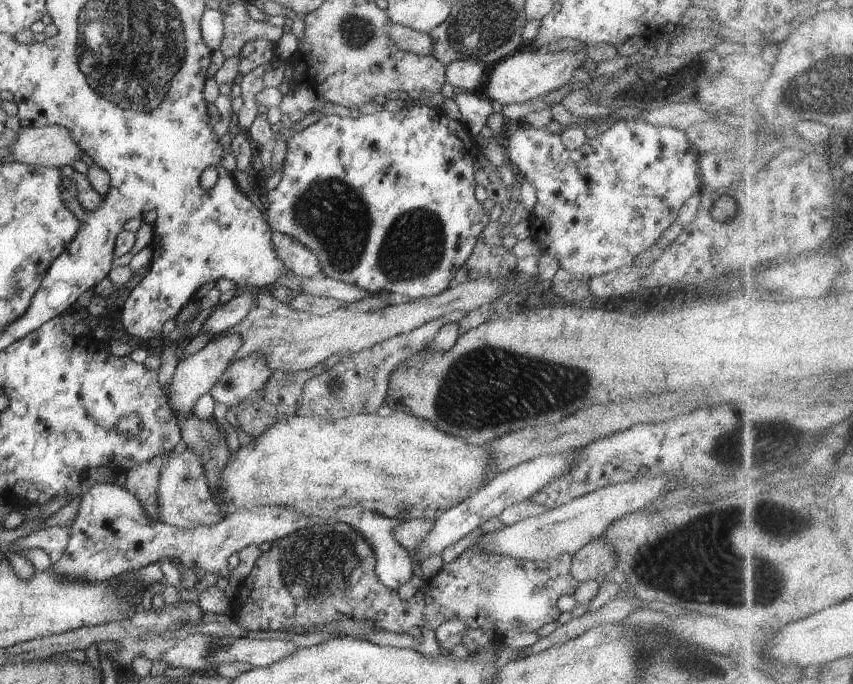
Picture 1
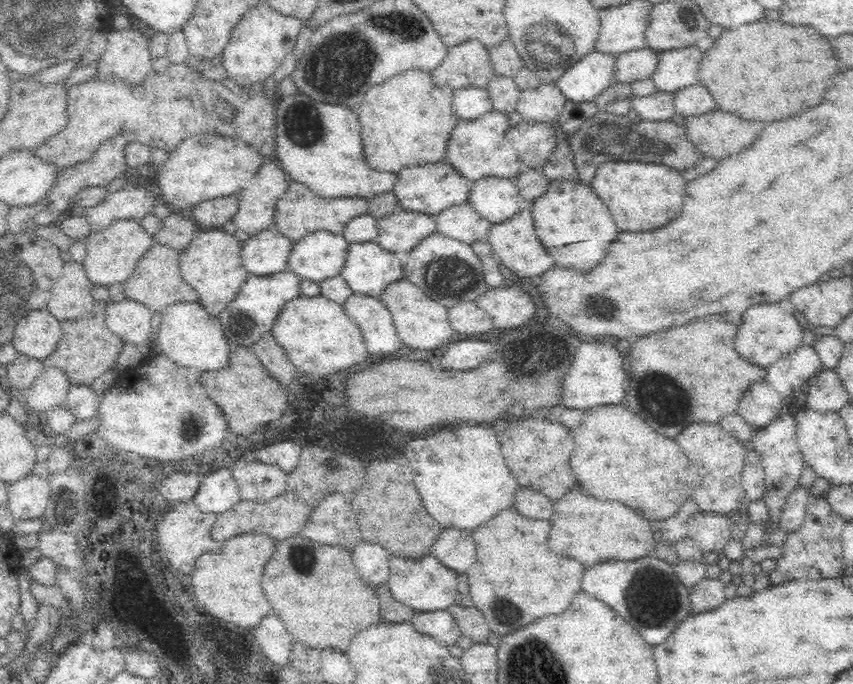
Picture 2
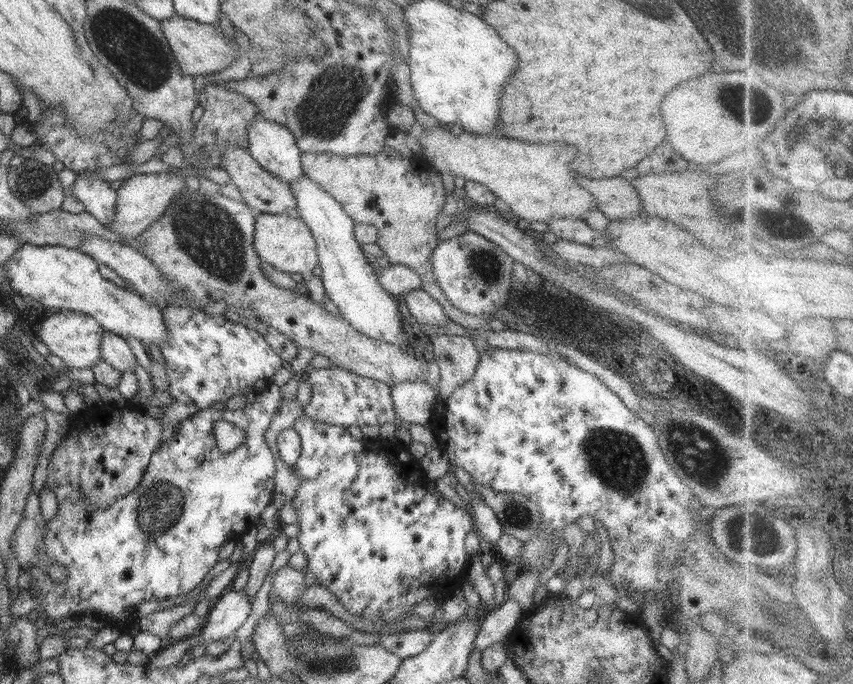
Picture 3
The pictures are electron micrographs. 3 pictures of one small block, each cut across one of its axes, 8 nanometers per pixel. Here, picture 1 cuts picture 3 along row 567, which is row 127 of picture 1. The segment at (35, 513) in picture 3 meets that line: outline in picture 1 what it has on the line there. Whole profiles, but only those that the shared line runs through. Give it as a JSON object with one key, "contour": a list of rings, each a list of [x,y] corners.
{"contour":[[[50,125],[40,128],[20,127],[10,154],[3,161],[20,162],[32,166],[64,168],[81,160],[81,150],[68,129]]]}

